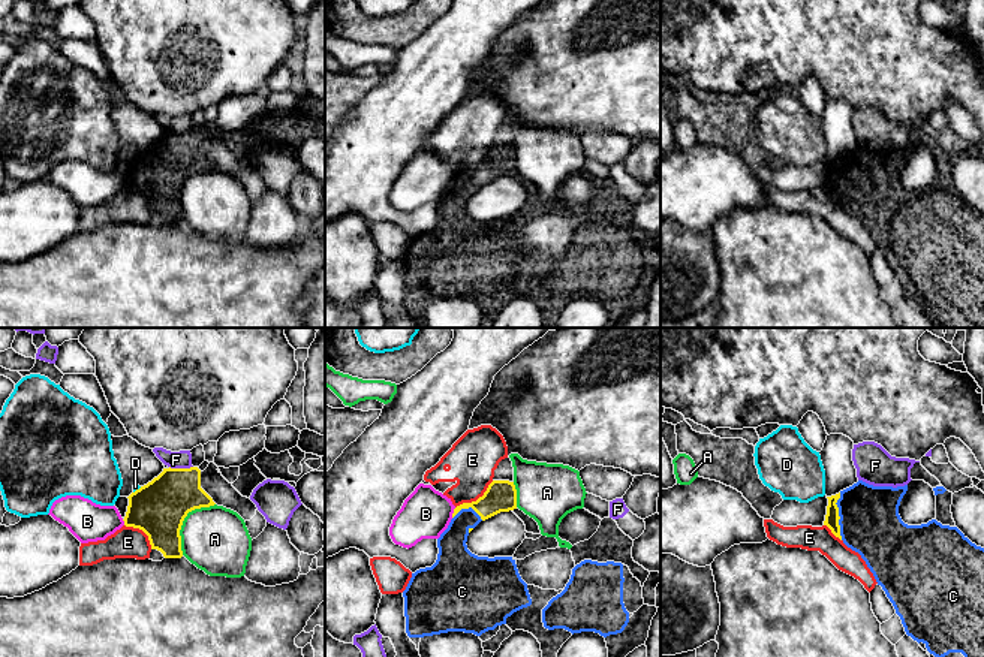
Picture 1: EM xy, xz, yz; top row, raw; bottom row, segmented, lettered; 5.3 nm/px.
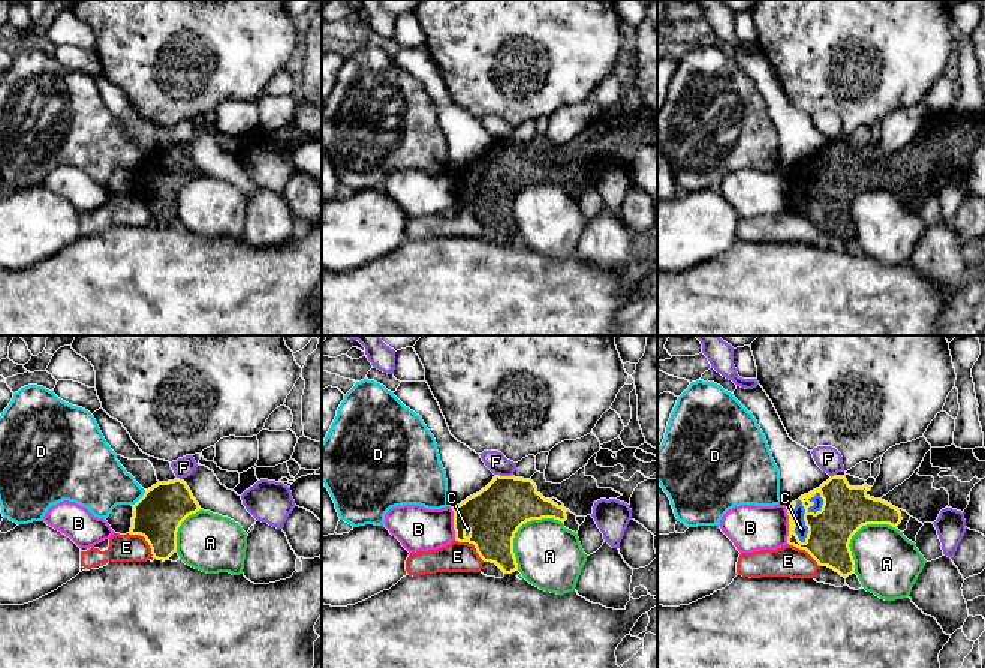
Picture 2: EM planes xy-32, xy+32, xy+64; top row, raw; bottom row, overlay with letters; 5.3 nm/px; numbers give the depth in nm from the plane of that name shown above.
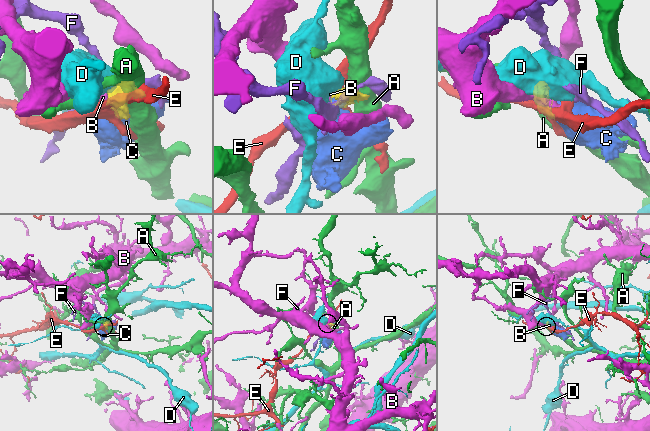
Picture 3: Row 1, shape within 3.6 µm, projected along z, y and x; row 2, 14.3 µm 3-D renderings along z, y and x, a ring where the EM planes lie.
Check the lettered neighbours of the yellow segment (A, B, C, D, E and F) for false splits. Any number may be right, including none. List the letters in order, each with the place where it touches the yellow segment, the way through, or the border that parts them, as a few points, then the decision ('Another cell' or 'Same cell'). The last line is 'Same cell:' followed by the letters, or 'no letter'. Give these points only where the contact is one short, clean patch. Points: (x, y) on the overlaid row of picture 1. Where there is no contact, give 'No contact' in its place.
A: Touches yellow at xy (183, 520). Another cell
B: Touches yellow at xz (454, 512). Boundary: xz (456, 508), (451, 517). Another cell
C: Touches yellow at yz (839, 517). Same cell
D: Touches yellow at xy (137, 490). Boundary: xy (141, 487), (134, 493). Another cell
E: Touches yellow at xz (477, 500). Another cell
F: Touches yellow at xy (181, 469). Boundary: xy (169, 466), (192, 467). Another cell
Same cell: C

